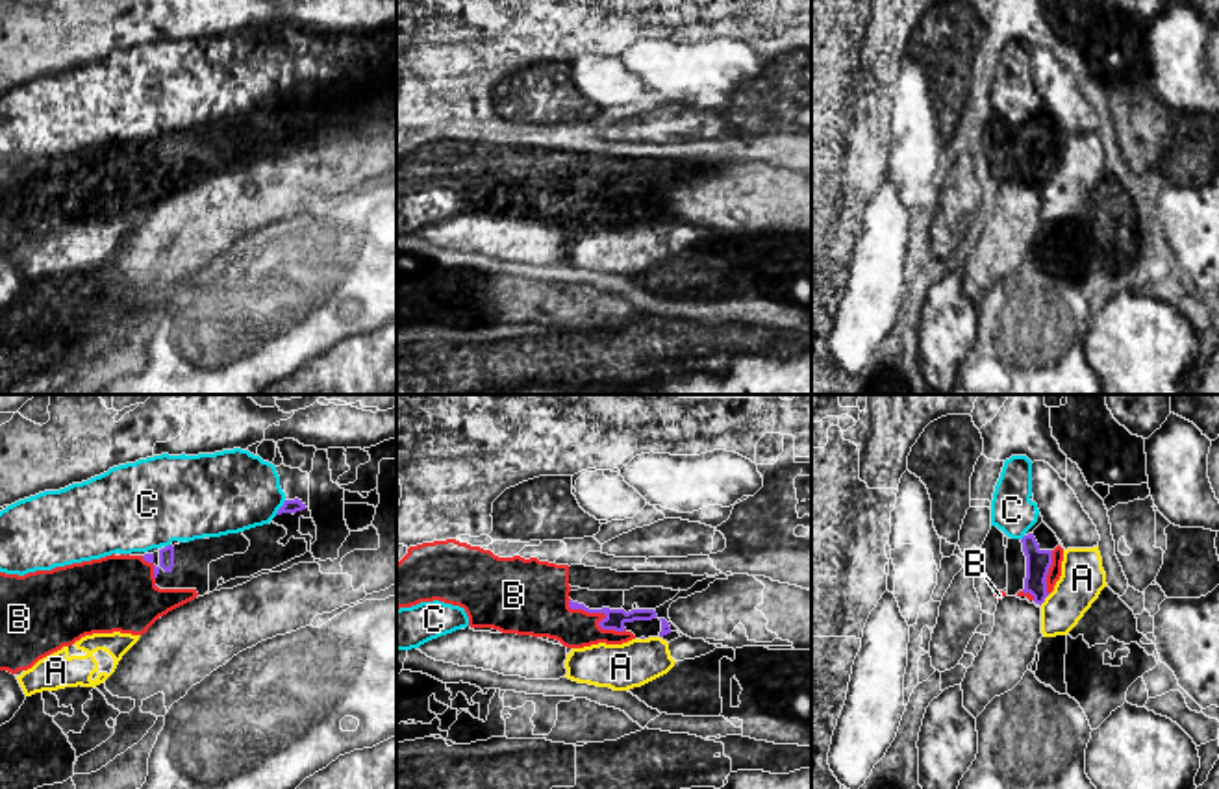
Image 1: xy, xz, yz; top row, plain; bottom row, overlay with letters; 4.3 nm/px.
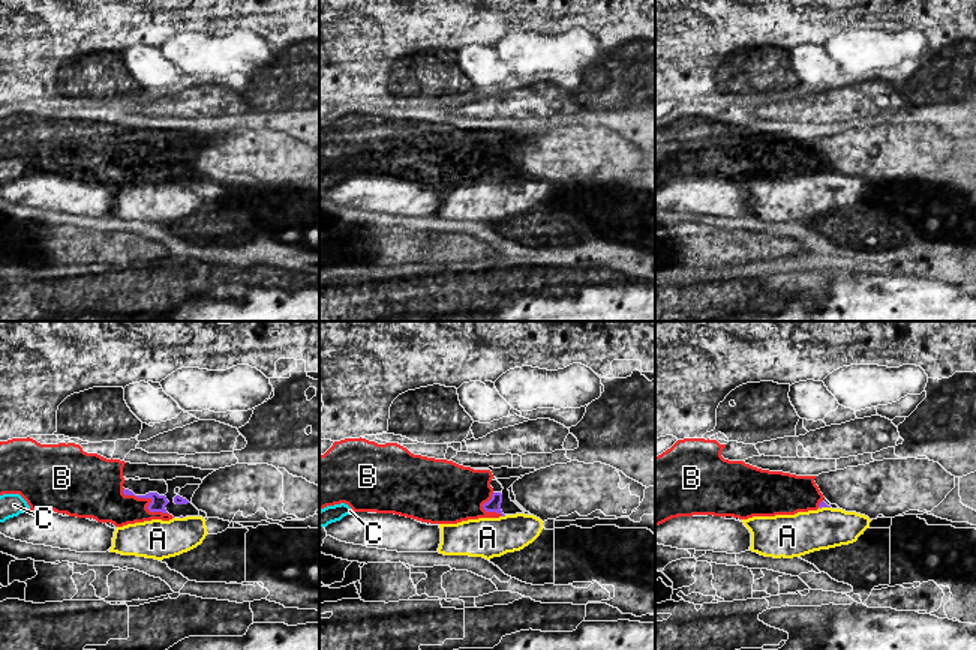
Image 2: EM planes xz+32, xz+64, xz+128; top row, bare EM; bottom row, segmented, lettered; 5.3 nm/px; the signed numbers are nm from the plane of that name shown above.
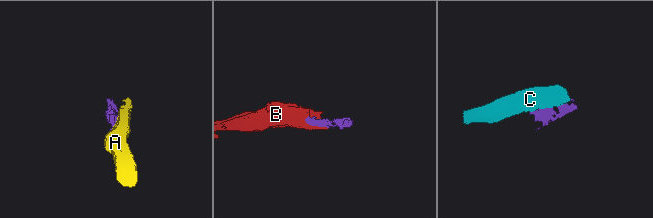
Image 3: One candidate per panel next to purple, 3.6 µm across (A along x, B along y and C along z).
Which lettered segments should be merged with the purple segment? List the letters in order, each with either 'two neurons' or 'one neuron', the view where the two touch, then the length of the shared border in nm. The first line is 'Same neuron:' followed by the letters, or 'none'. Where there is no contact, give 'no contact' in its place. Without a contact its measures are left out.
Same neuron: B
A: two neurons; contact in yz; length 60 nm
B: one neuron; contact in xz; length 280 nm
C: two neurons; contact in xy; length 80 nm

